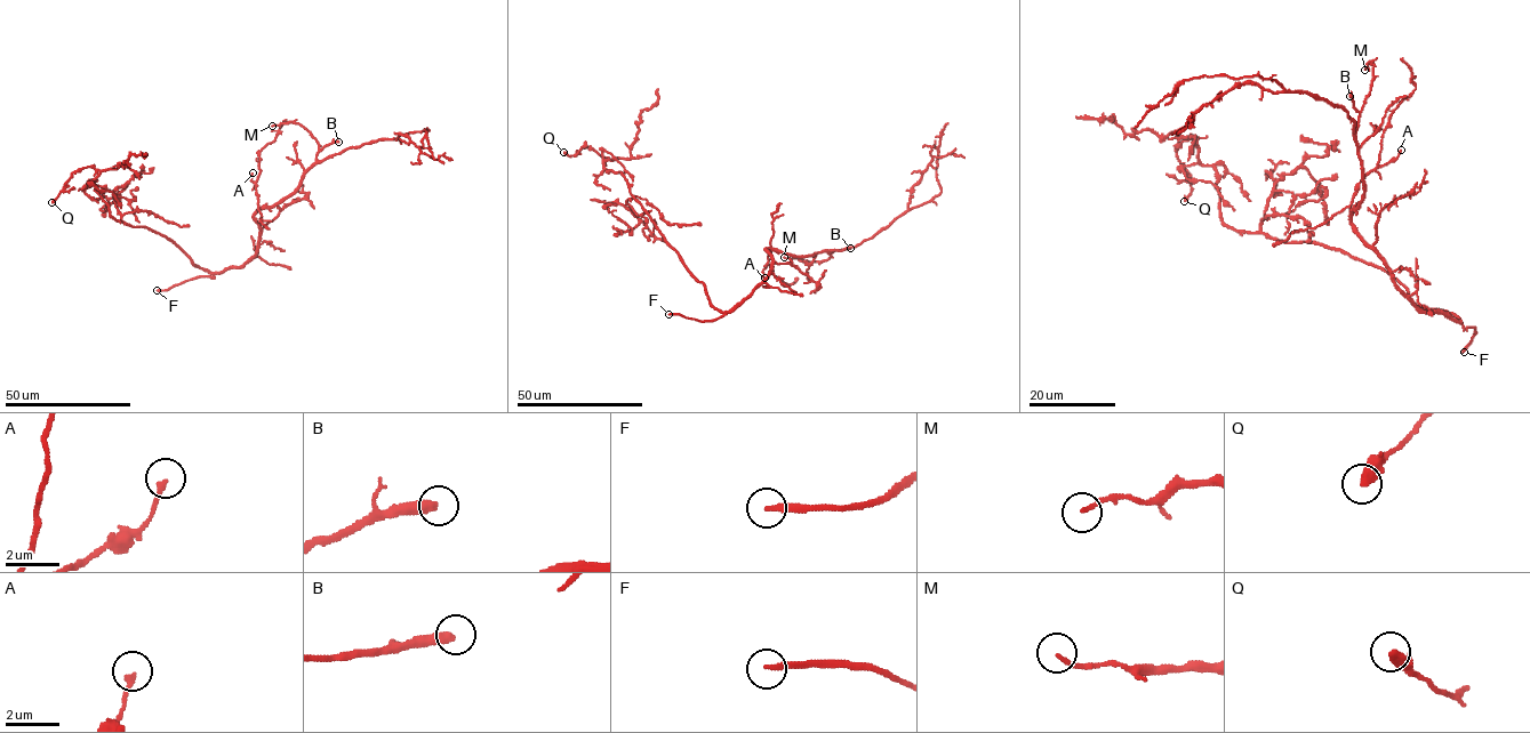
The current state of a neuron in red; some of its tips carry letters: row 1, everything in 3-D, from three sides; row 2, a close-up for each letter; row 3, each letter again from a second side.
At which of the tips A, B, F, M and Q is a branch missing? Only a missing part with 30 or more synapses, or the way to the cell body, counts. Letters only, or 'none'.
B, F

